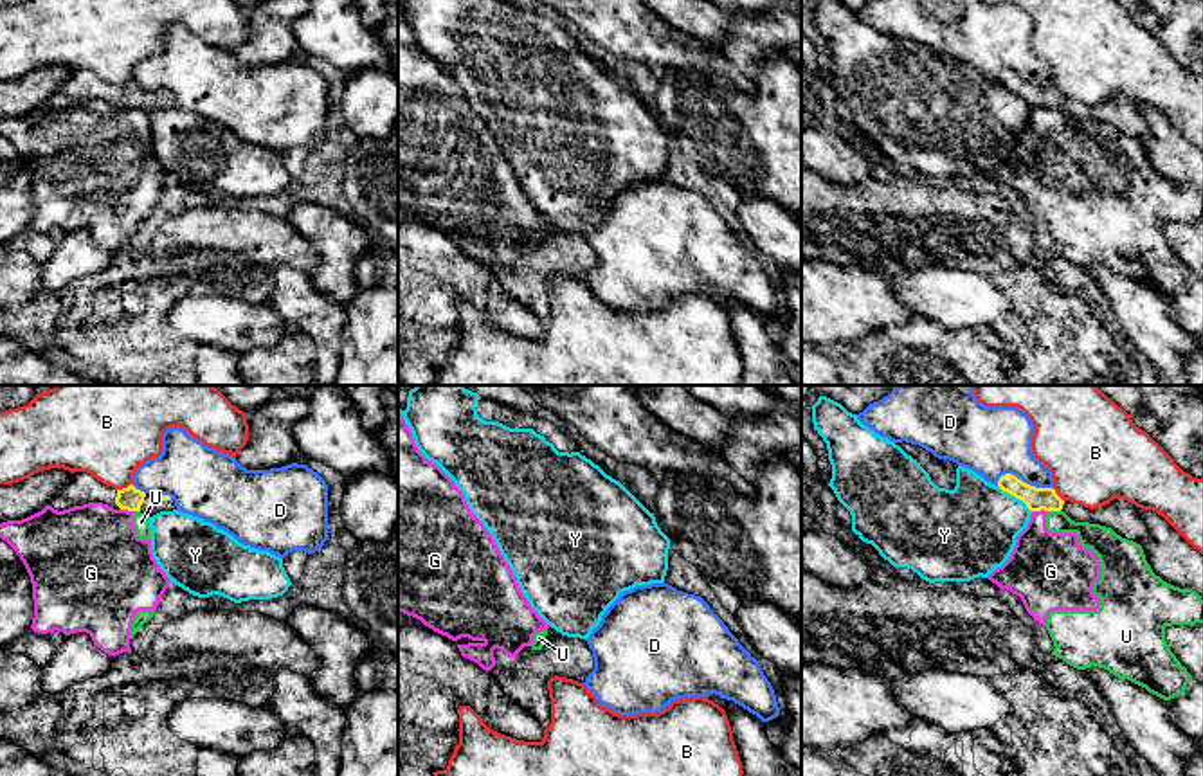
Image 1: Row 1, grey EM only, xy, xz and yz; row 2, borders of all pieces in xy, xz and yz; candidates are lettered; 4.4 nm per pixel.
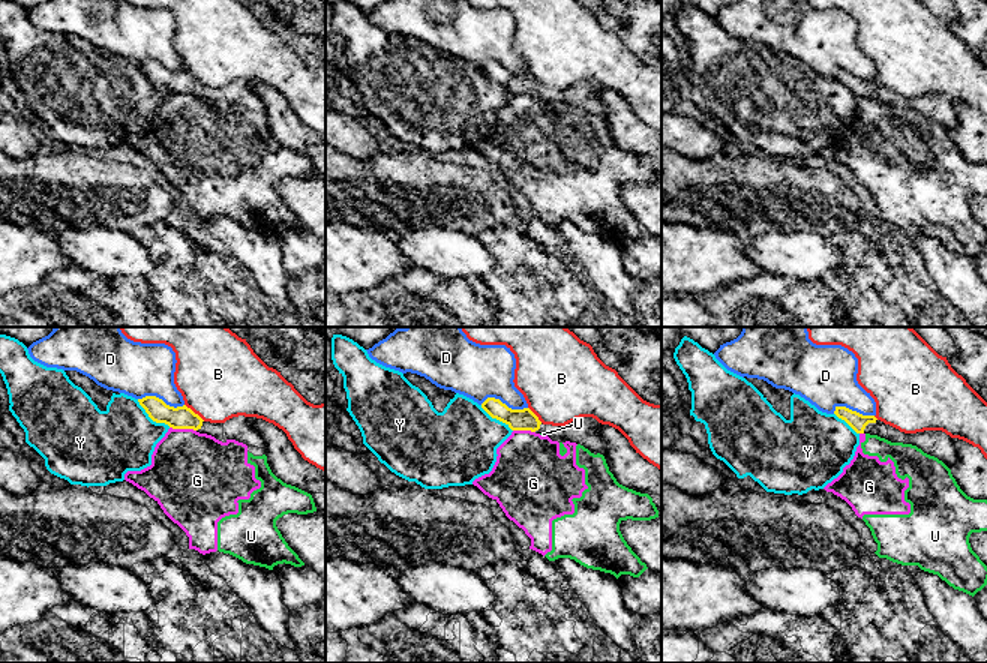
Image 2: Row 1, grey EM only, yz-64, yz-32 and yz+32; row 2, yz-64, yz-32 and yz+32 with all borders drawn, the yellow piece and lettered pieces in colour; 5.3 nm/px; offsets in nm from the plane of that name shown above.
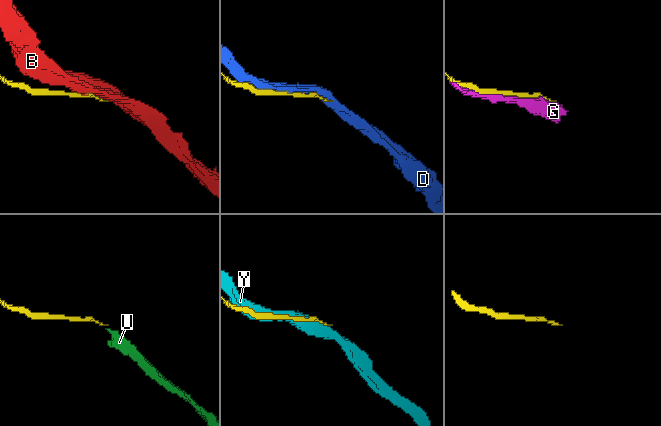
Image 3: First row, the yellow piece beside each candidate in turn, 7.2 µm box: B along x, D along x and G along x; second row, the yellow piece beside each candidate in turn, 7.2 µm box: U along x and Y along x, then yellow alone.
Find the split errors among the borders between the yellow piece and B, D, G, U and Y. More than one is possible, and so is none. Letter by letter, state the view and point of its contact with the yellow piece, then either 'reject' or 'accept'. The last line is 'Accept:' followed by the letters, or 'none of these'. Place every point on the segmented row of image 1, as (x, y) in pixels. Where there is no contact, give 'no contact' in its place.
B: contact xy (125, 488); reject
D: contact yz (1022, 481); reject
G: contact yz (1040, 510); reject
U: contact yz (1054, 510); reject
Y: contact yz (1016, 497); reject
Accept: none of these

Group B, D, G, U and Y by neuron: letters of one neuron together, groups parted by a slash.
B / D / G U / Y

